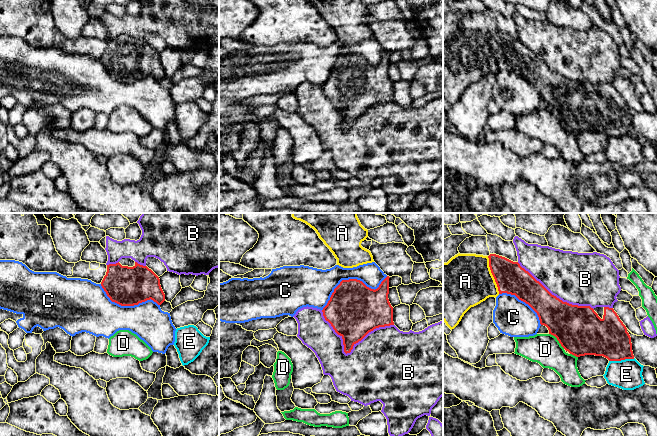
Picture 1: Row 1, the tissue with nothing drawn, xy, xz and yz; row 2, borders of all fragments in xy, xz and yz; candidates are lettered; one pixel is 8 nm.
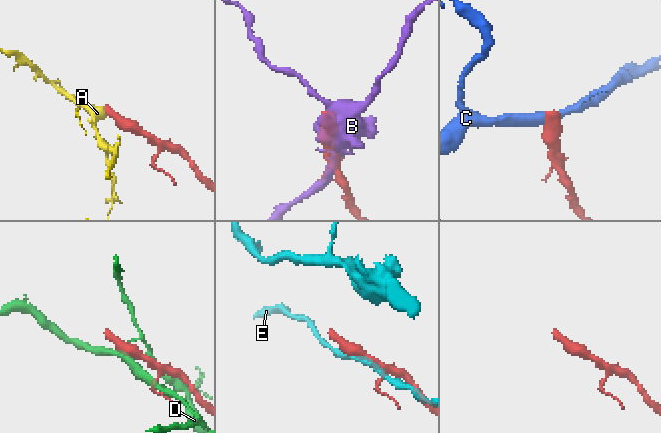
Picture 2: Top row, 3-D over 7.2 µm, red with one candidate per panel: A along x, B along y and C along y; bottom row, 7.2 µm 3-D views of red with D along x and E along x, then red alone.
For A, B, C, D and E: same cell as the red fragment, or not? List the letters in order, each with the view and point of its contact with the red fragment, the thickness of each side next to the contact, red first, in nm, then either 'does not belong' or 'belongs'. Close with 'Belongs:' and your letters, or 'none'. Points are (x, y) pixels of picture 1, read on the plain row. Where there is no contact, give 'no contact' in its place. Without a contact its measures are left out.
A: meets red in yz at (492, 50); 240 nm thick on the red side, 420 nm on the other; belongs
B: meets red in xz at (349, 128); 300 nm thick on the red side, 500 nm on the other; does not belong
C: meets red in xz at (350, 55); 420 nm thick on the red side, 240 nm on the other; does not belong
D: meets red in yz at (557, 115); 380 nm thick on the red side, 240 nm on the other; does not belong
E: meets red in yz at (621, 135); 320 nm thick on the red side, 240 nm on the other; does not belong
Belongs: A

